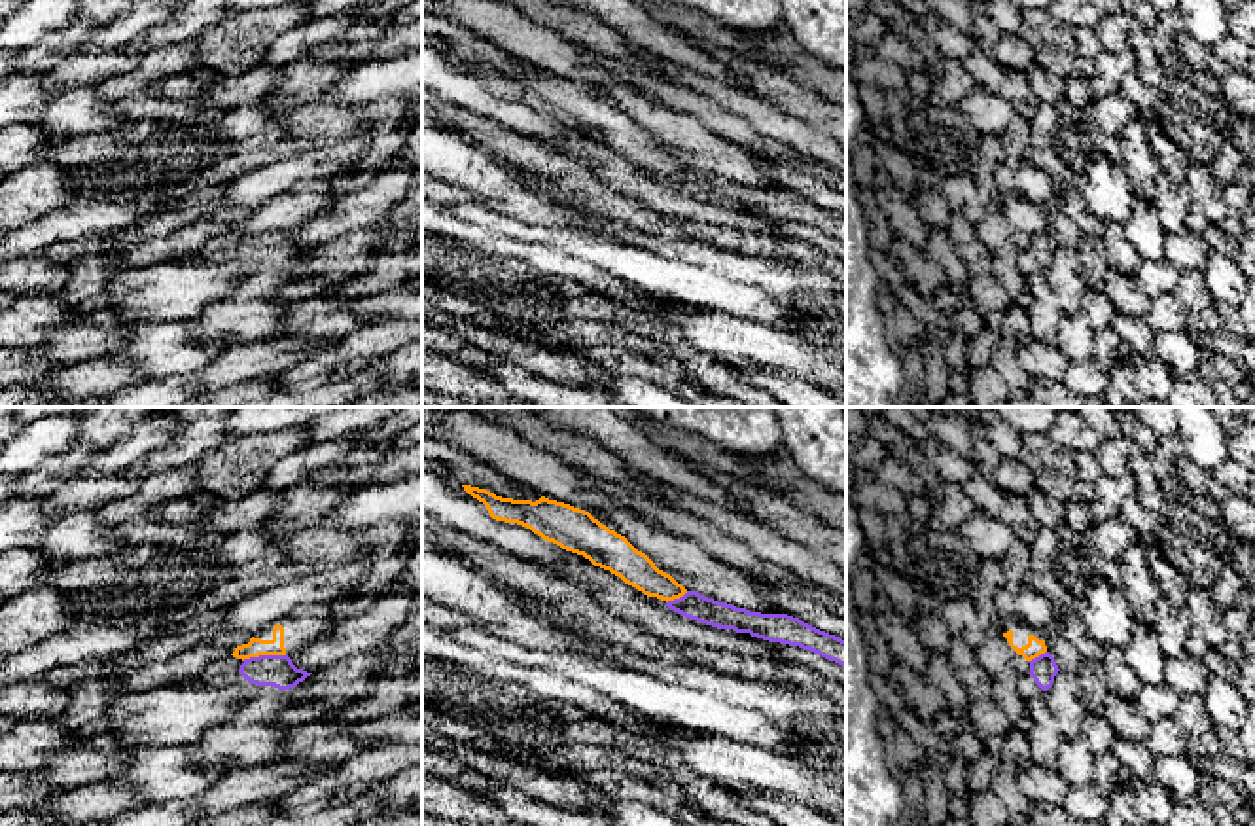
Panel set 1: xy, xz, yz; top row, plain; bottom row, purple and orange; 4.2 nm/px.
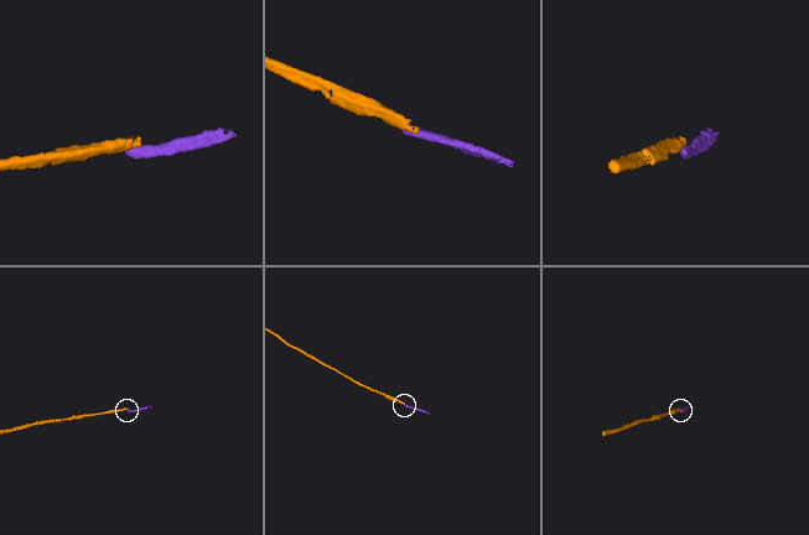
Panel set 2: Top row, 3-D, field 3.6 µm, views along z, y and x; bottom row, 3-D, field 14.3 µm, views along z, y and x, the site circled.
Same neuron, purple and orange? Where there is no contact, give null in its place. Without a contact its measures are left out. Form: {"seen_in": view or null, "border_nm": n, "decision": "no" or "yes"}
{"seen_in": "xy", "border_nm": 190, "decision": "no"}

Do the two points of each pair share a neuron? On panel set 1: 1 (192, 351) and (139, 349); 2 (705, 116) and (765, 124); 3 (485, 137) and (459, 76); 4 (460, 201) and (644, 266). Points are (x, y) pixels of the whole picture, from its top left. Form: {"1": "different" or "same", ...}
{"1": "same", "2": "different", "3": "different", "4": "same"}

